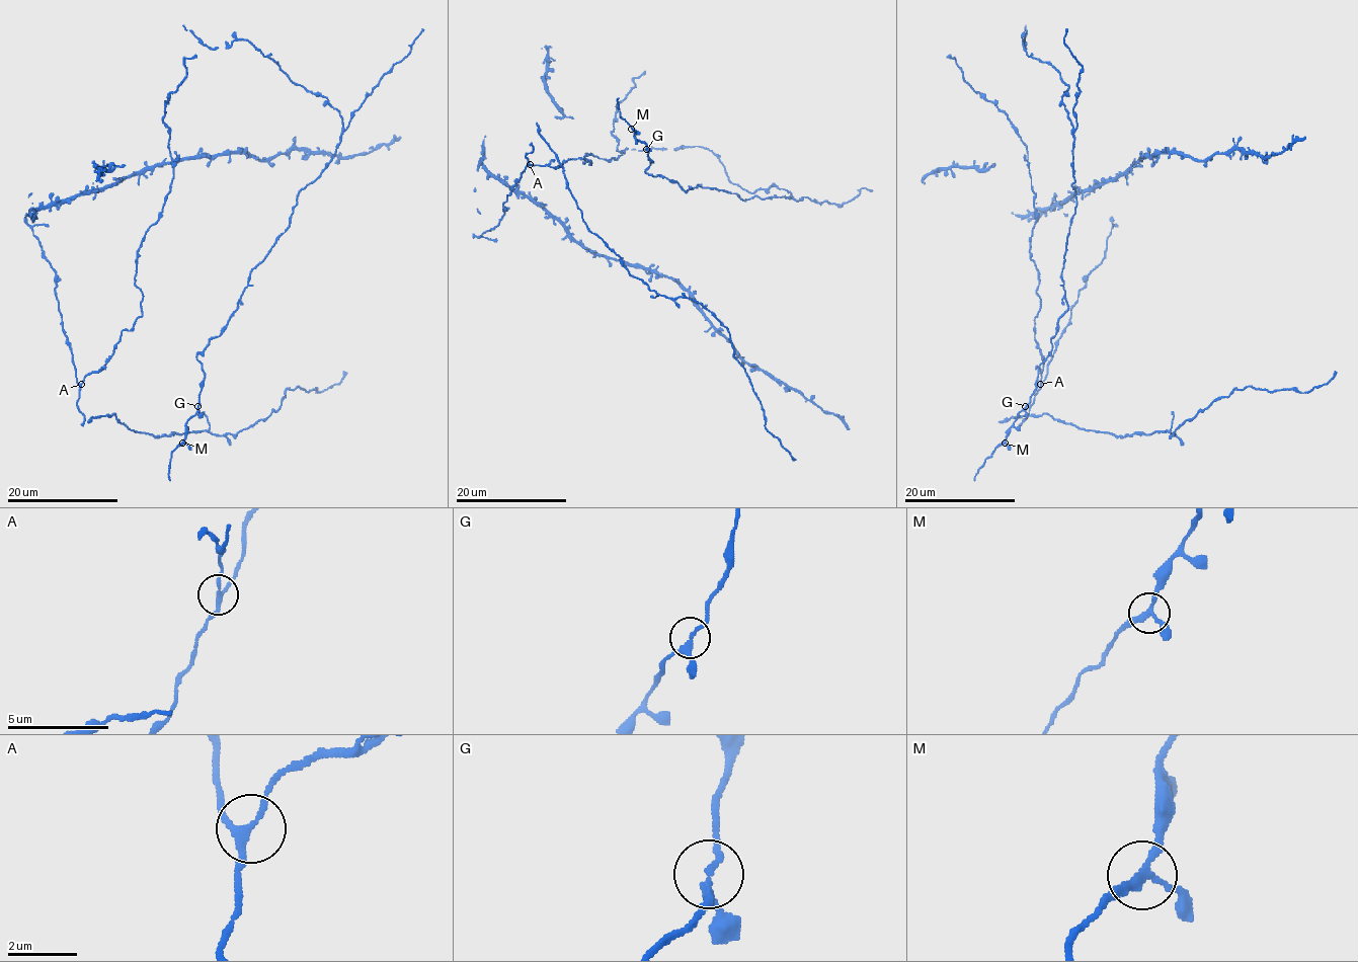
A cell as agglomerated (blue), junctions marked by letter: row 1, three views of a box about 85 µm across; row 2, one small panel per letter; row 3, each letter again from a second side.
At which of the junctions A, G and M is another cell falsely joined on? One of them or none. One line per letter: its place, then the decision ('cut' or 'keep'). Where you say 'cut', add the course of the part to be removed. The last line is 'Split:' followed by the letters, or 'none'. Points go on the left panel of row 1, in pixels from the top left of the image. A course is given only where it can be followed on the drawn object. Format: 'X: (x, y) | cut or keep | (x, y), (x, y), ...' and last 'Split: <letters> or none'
A: (81, 384) | keep
G: (197, 406) | keep
M: (182, 443) | keep
Split: none

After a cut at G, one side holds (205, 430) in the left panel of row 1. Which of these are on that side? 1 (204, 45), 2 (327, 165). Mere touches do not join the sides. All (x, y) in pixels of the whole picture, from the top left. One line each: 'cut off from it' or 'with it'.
1: cut off from it
2: cut off from it

